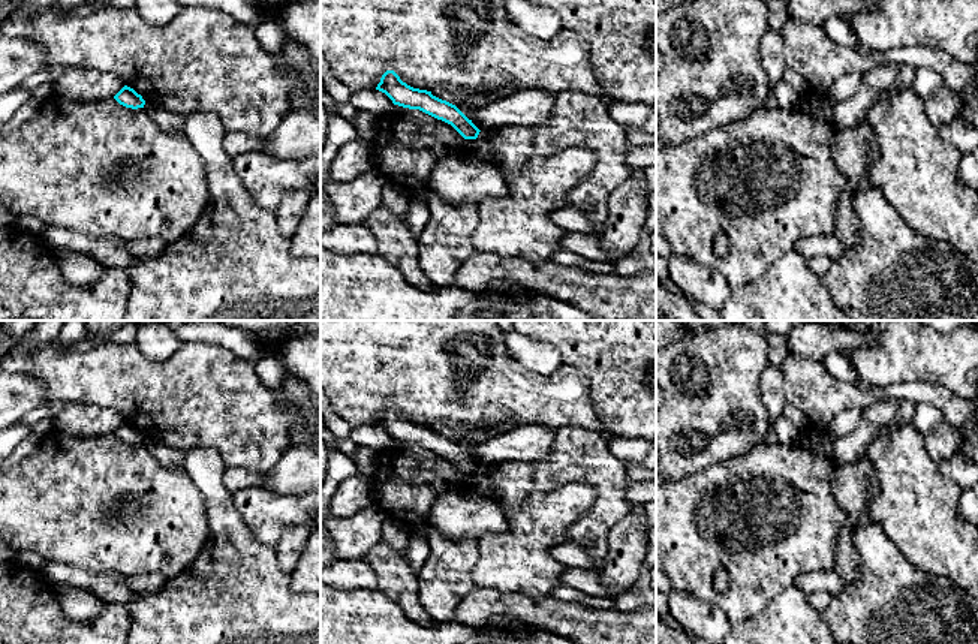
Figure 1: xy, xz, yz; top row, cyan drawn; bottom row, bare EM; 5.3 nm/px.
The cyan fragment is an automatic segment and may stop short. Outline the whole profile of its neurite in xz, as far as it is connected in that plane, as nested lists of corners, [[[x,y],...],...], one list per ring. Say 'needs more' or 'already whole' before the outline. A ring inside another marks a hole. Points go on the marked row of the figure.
already whole | [[[386,70],[376,90],[385,93],[394,105],[419,109],[451,124],[464,139],[476,139],[479,129],[455,105],[442,100],[431,91],[407,85],[394,70]]]

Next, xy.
already whole | [[[124,85],[115,96],[114,99],[126,106],[126,108],[132,108],[132,109],[138,109],[138,108],[144,108],[145,100],[142,99],[141,94],[138,94],[133,88]]]

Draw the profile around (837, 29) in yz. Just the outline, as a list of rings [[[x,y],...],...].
[[[831,16],[822,27],[836,43],[863,51],[857,36],[849,25],[849,21],[840,16]]]

